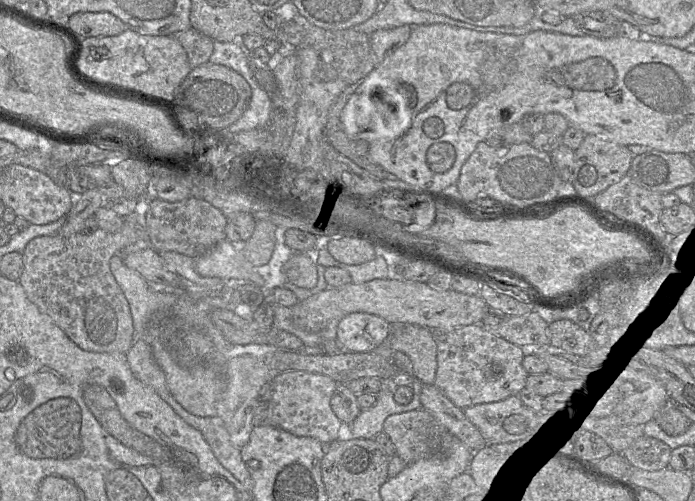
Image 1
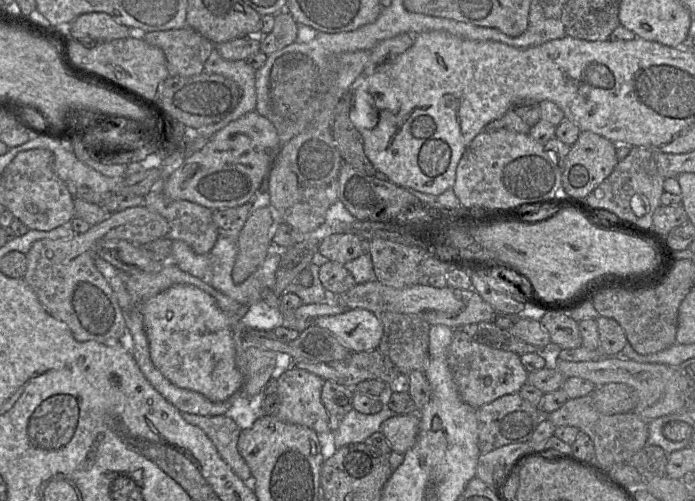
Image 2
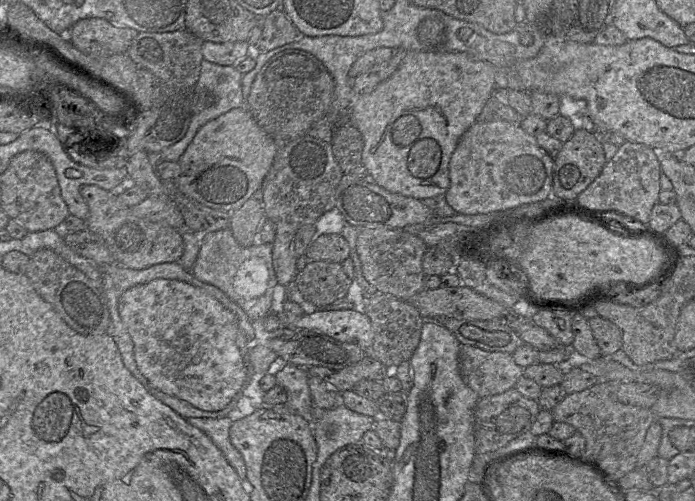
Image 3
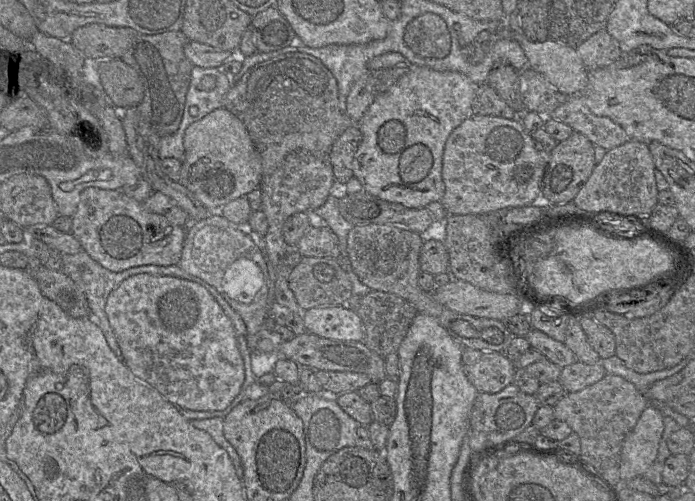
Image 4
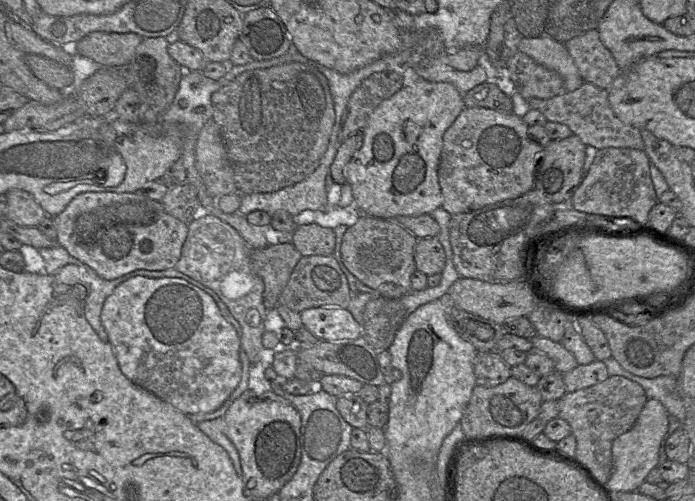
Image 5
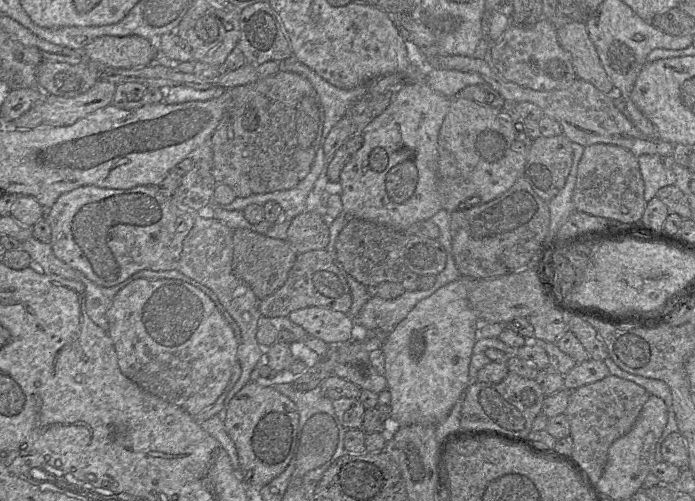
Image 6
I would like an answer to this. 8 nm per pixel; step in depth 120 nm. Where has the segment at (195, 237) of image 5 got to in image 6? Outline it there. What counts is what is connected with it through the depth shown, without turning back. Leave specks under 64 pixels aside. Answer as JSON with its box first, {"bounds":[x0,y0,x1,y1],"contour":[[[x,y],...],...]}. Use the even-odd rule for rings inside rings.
{"bounds":[177,215,262,402],"contour":[[[196,215],[194,225],[183,242],[177,270],[211,289],[221,305],[237,323],[241,339],[237,347],[237,360],[241,366],[241,375],[228,393],[227,402],[248,382],[250,375],[262,356],[262,348],[256,339],[259,311],[259,299],[252,289],[239,279],[232,269],[233,230],[214,217]]]}

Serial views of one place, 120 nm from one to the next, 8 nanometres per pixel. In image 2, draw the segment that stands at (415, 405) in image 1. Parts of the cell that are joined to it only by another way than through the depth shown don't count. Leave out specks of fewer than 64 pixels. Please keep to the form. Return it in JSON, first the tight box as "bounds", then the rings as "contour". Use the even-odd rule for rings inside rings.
{"bounds":[333,404,395,449],"contour":[[[384,404],[382,410],[375,414],[363,414],[354,409],[339,419],[335,419],[333,442],[336,449],[352,443],[368,442],[369,437],[380,431],[383,422],[395,414]]]}

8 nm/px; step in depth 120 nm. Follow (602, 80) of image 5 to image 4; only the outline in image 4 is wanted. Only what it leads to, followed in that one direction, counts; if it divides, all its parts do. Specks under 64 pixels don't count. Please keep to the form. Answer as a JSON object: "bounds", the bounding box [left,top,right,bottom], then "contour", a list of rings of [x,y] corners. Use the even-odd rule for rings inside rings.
{"bounds":[576,29,622,71],"contour":[[[605,29],[586,39],[576,51],[587,71],[612,64],[622,53],[618,42]]]}

